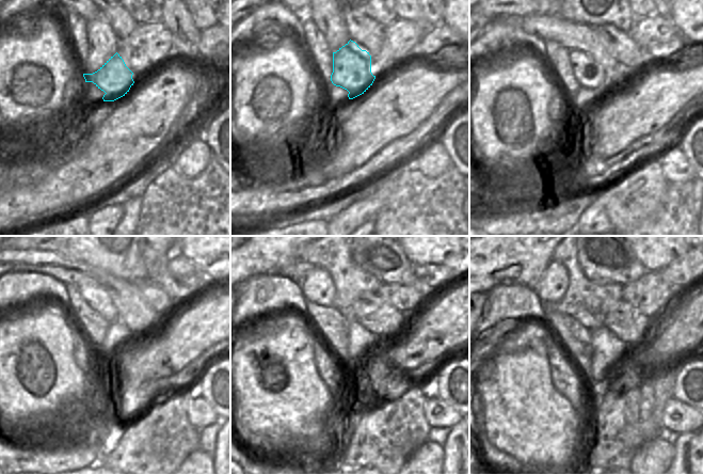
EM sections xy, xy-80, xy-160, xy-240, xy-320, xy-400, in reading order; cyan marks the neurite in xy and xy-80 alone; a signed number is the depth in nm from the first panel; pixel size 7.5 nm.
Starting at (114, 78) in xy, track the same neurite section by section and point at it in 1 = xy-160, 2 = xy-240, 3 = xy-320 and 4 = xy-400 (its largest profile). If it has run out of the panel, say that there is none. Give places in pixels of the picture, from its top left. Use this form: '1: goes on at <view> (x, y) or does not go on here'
1: goes on at xy-160 (588, 74)
2: goes on at xy-240 (96, 297)
3: goes on at xy-320 (317, 286)
4: goes on at xy-400 (554, 282)

